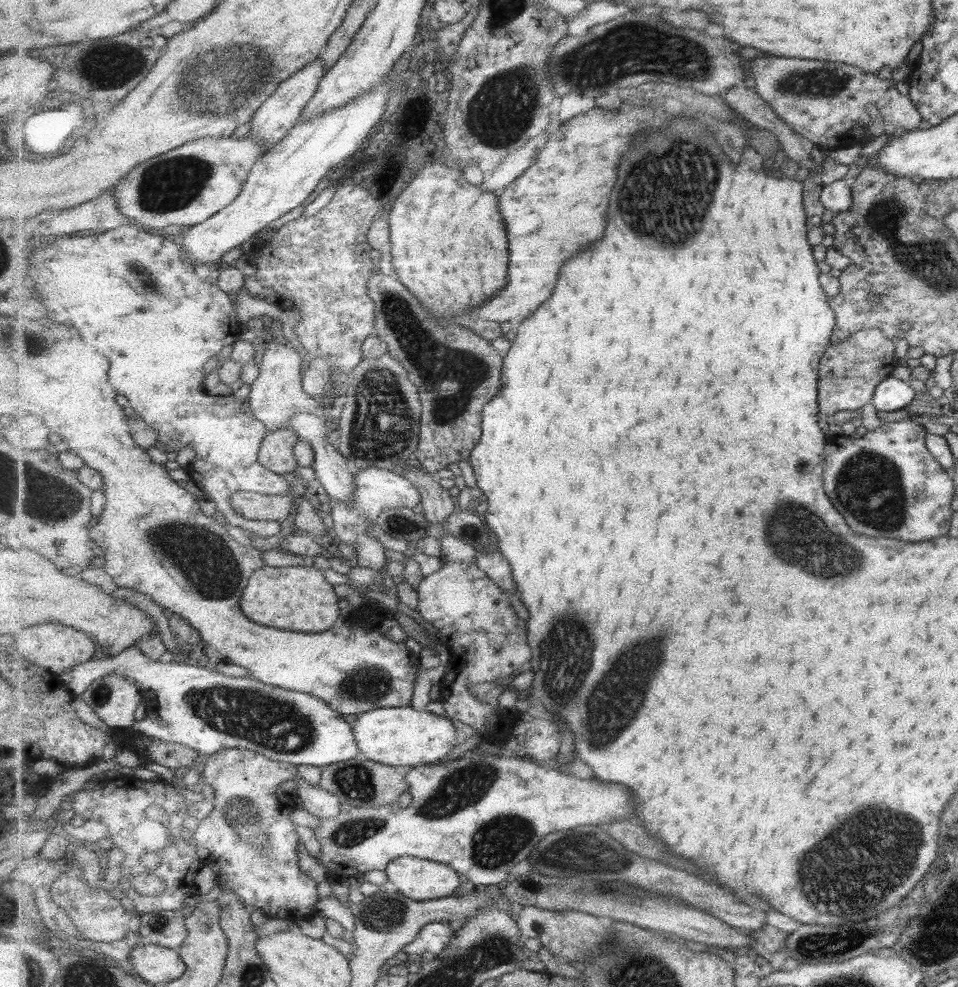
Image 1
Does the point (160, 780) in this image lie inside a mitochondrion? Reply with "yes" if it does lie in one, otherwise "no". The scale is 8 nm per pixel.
no

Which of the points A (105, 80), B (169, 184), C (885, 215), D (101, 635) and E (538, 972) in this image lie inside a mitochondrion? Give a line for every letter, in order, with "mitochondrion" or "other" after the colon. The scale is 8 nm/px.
A: mitochondrion
B: mitochondrion
C: mitochondrion
D: other
E: other

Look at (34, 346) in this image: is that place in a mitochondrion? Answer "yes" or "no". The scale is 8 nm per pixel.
yes

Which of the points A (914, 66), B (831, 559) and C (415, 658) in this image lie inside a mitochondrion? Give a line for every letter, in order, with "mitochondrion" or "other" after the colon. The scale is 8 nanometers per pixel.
A: other
B: mitochondrion
C: other

